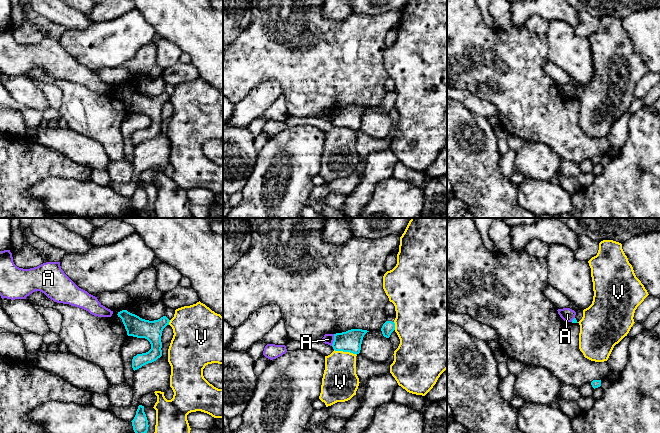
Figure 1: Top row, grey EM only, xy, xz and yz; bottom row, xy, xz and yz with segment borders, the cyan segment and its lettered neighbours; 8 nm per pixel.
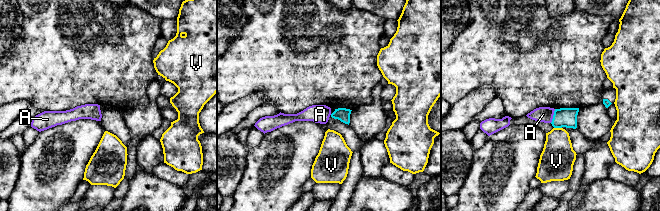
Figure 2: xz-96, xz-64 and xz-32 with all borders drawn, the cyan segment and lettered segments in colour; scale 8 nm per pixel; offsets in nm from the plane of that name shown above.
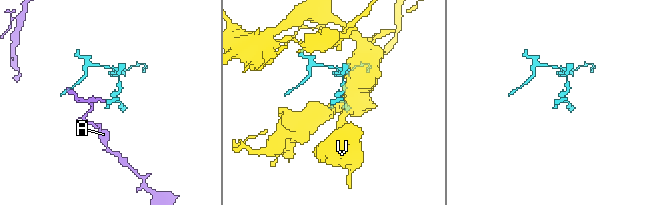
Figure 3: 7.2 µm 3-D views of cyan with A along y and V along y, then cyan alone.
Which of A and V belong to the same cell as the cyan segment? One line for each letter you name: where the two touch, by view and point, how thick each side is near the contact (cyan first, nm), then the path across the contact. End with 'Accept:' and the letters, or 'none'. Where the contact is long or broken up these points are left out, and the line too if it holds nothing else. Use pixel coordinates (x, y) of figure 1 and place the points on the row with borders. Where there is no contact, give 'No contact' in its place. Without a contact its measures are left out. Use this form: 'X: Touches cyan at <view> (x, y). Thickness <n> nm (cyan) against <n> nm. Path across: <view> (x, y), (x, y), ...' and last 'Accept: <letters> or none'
Accept: none

